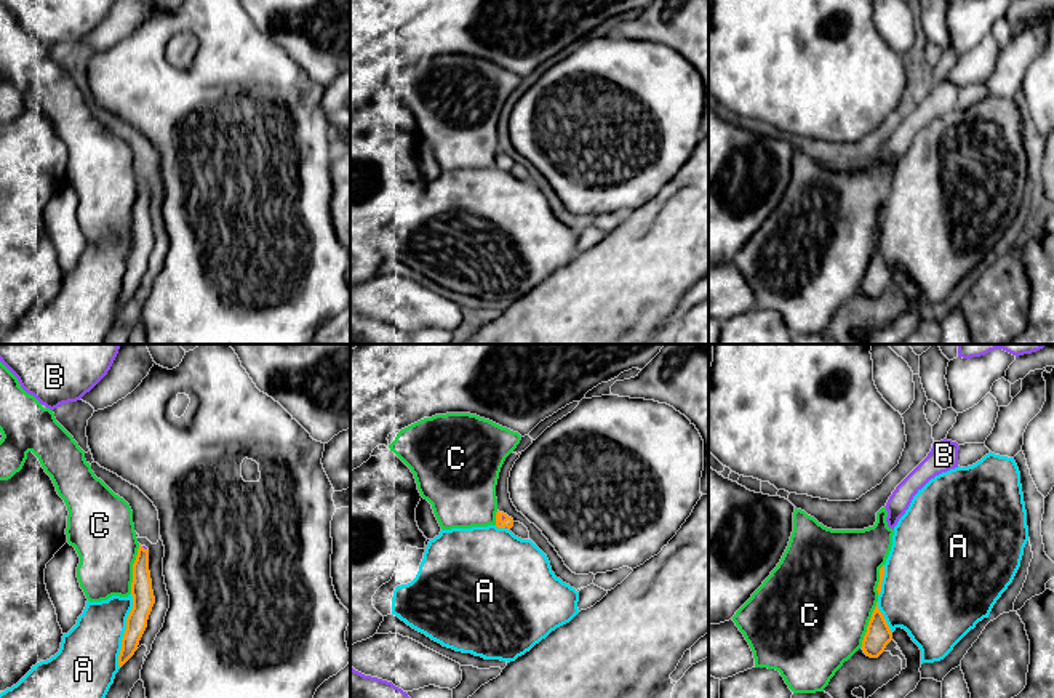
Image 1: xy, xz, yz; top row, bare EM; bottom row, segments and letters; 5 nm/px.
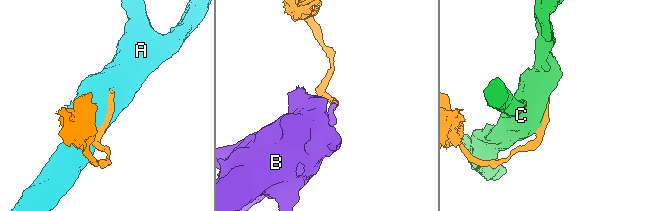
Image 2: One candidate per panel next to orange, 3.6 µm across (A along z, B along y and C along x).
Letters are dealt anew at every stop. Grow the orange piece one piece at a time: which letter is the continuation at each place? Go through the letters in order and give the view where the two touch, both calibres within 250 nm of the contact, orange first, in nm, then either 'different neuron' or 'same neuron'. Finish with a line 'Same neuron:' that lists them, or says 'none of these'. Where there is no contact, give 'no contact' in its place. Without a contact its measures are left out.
A: contact in xy; calibres 110 and 300 nm; different neuron
B: contact in xz; calibres 50 and 20 nm; different neuron
C: contact in xy; calibres 110 and 320 nm; different neuron
Same neuron: none of these

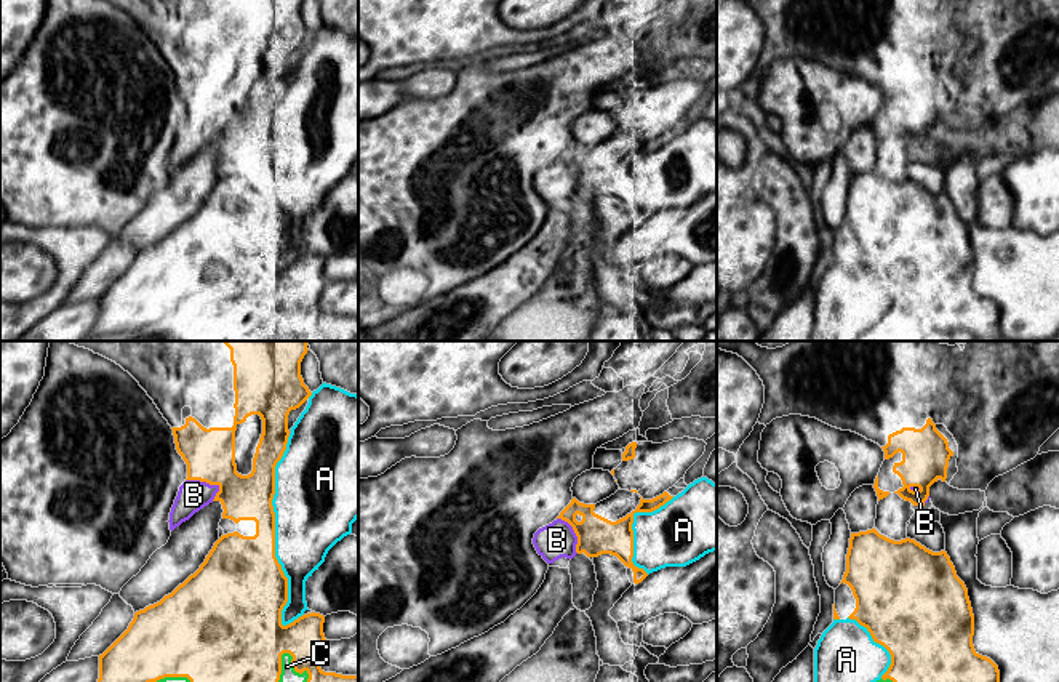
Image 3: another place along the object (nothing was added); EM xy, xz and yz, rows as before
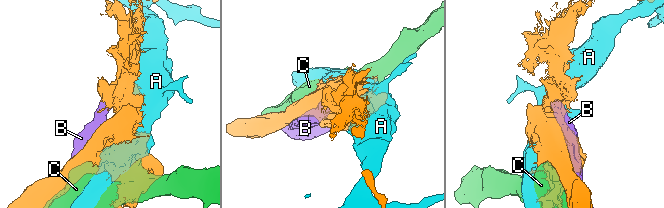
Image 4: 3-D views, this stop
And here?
A: contact in xy; calibres 340 and 420 nm; different neuron
B: contact in xy; calibres 260 and 160 nm; different neuron
C: contact in xy; calibres 400 and 220 nm; different neuron
Same neuron: none of these

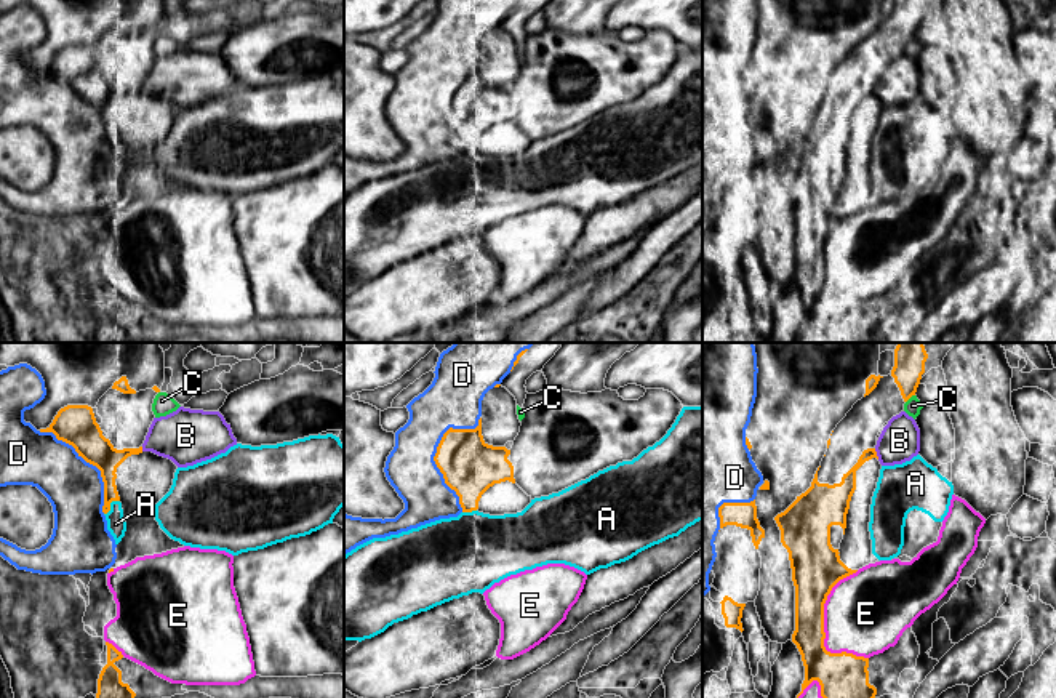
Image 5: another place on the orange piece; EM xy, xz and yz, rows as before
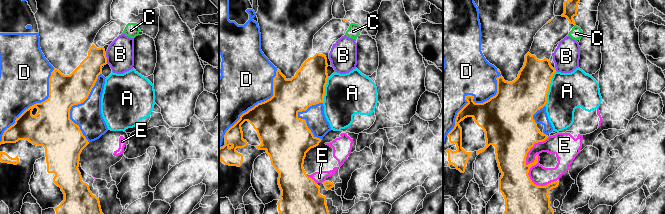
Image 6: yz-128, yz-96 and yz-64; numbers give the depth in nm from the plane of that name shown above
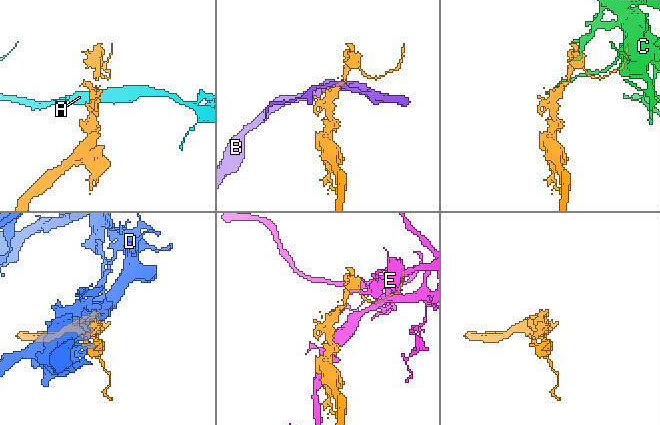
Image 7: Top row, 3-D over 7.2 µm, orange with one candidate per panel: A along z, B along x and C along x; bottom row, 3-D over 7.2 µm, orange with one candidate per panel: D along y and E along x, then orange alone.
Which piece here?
A: contact in xy; calibres 140 and 100 nm; different neuron
B: contact in yz; calibres 90 and 200 nm; different neuron
C: contact in yz; calibres 140 and 90 nm; different neuron
D: contact in xz; calibres 280 and 260 nm; different neuron
E: contact in yz; calibres 200 and 420 nm; different neuron
Same neuron: none of these

